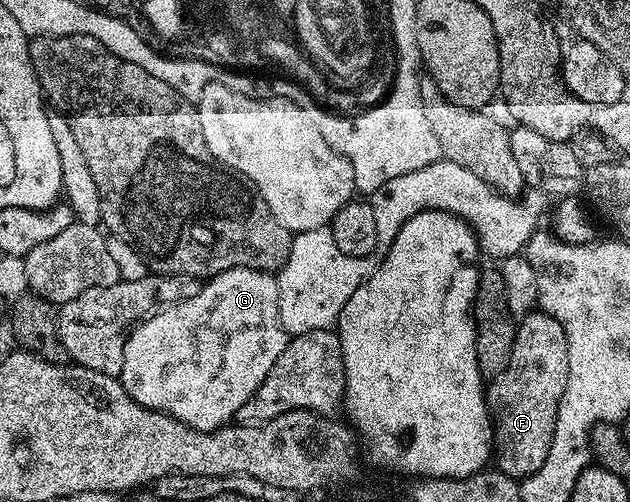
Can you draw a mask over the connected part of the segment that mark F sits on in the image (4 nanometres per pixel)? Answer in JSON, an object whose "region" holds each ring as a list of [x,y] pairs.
{"region":[[[542,312],[524,316],[516,325],[513,352],[505,372],[490,379],[485,390],[493,423],[493,462],[502,474],[522,480],[545,464],[568,372],[567,337],[561,323]]]}

